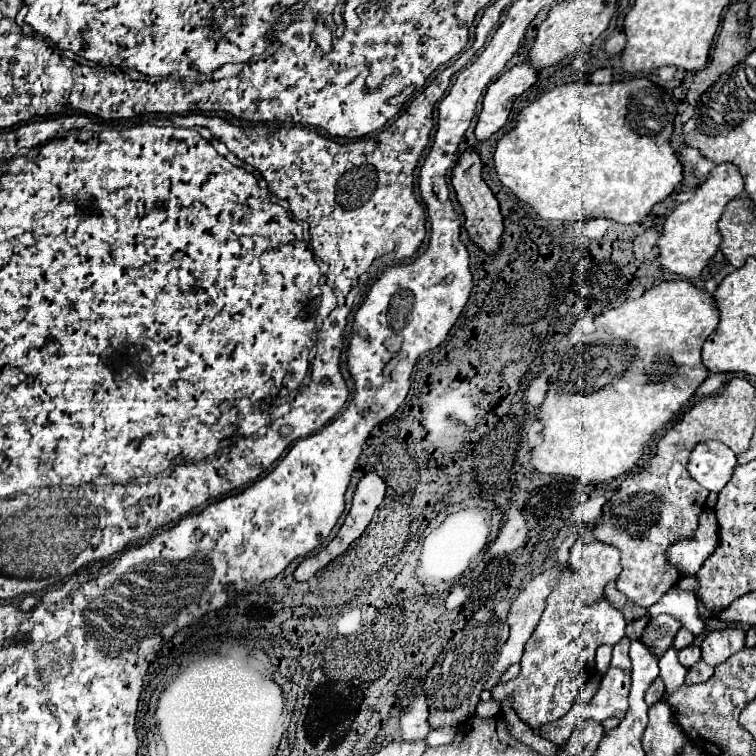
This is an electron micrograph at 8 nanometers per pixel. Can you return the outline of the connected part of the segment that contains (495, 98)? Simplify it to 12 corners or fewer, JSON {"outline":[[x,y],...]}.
{"outline":[[522,62],[490,84],[482,102],[478,142],[506,124],[516,96],[538,80]]}

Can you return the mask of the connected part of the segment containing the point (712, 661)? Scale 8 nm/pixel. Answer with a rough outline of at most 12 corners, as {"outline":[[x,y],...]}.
{"outline":[[740,626],[712,630],[700,645],[708,666],[744,648]]}

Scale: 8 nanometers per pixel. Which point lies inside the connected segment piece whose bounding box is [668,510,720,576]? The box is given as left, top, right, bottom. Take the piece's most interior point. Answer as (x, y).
(689, 555)

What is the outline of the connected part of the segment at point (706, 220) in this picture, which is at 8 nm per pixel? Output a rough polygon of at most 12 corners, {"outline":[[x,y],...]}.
{"outline":[[730,164],[714,166],[664,222],[658,260],[696,278],[718,252],[718,220],[744,192]]}

